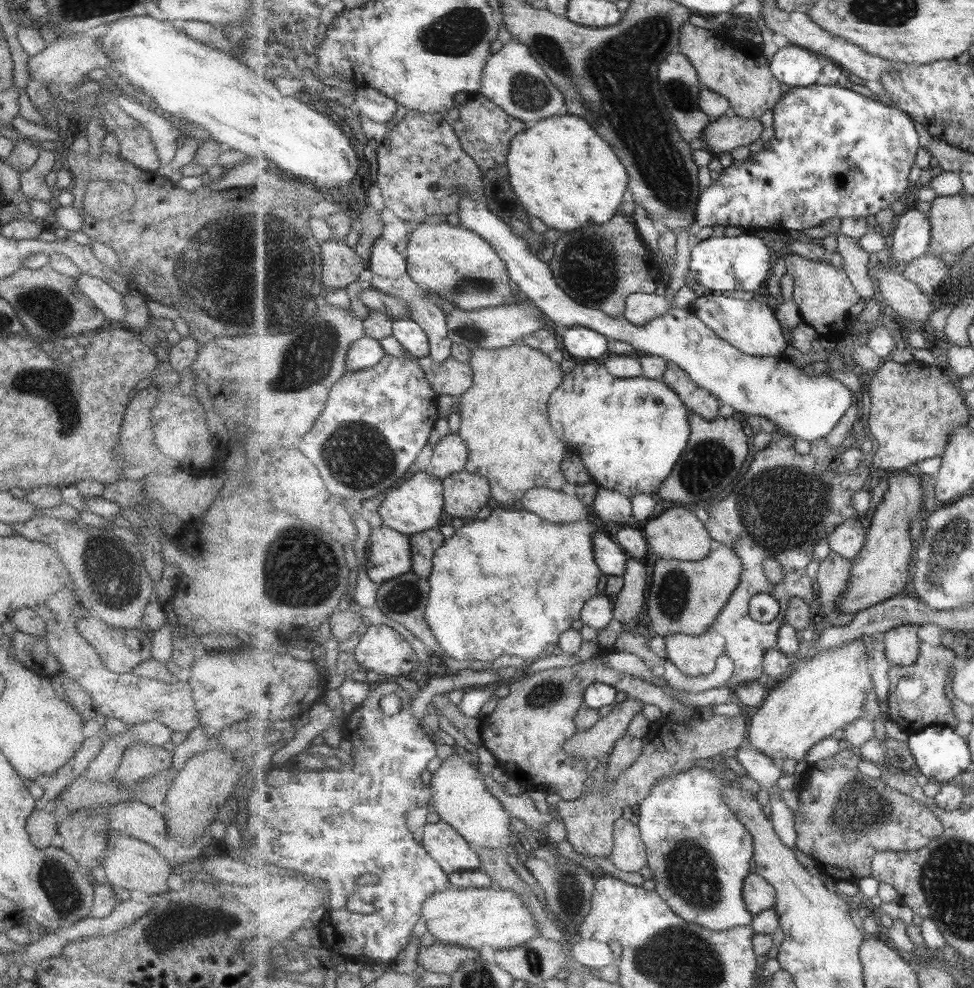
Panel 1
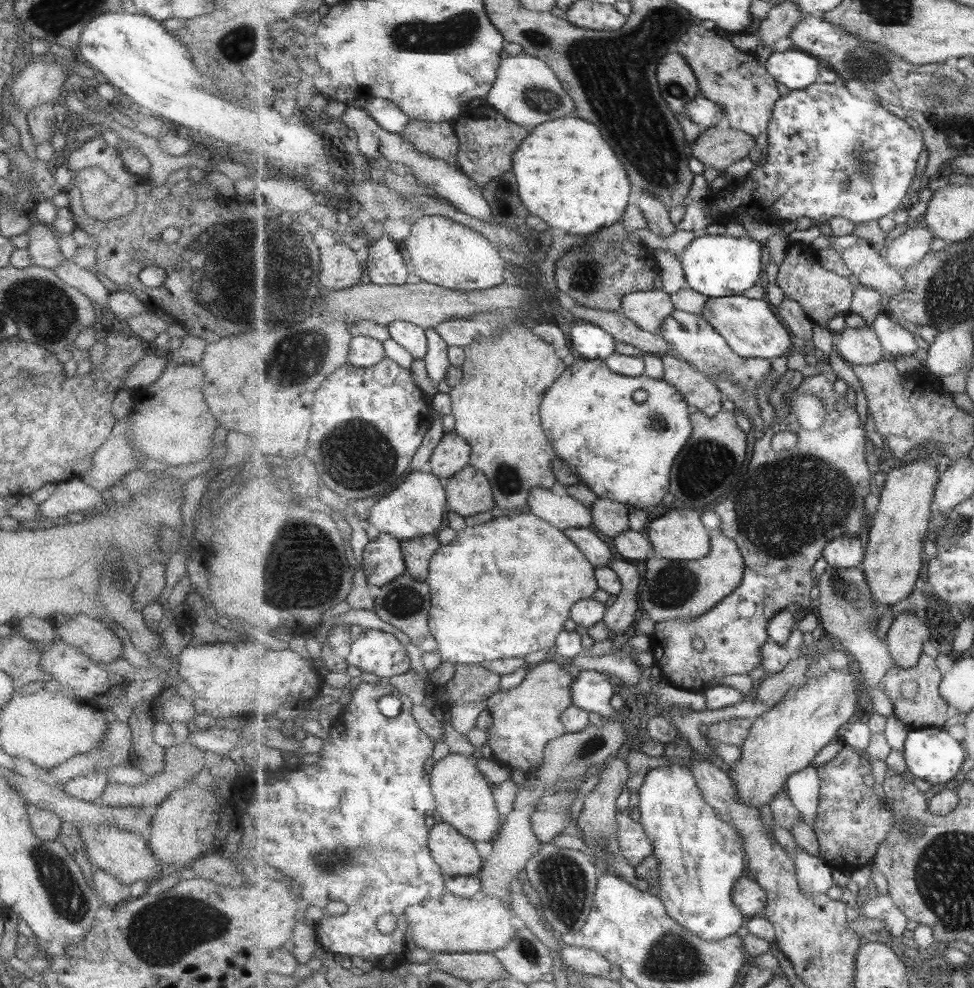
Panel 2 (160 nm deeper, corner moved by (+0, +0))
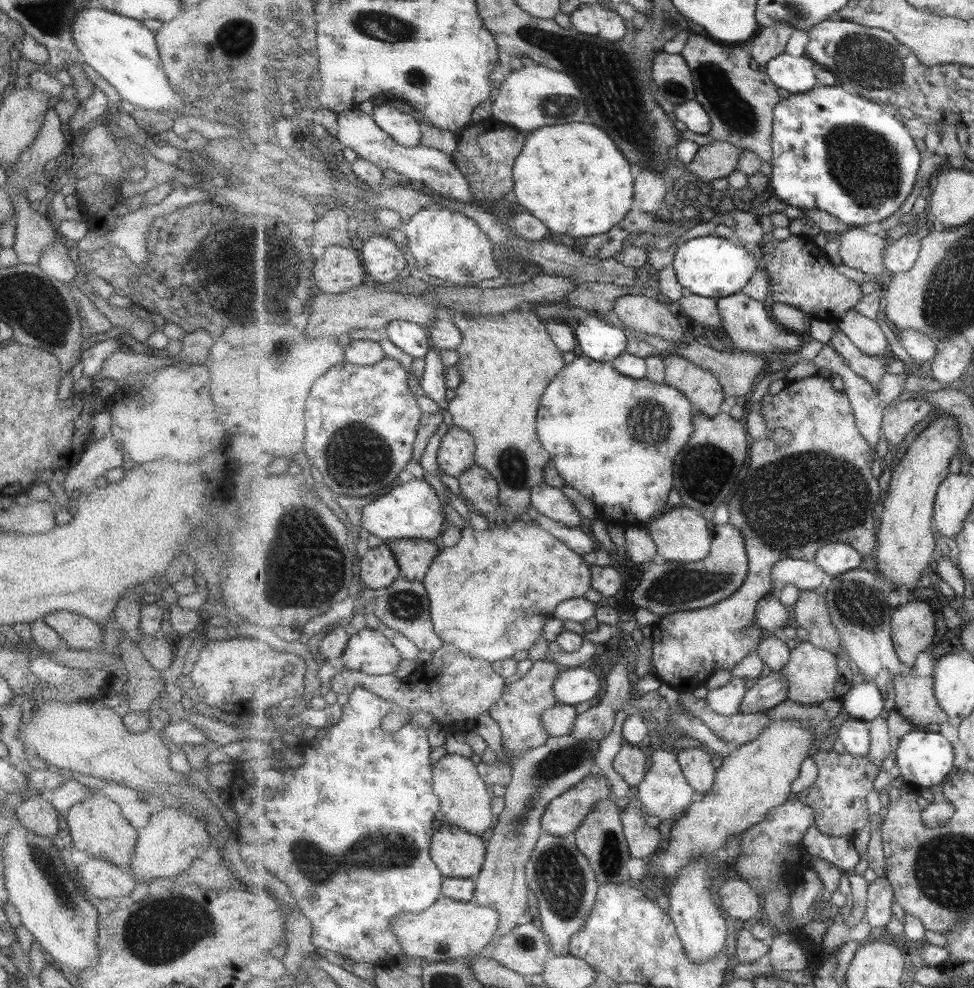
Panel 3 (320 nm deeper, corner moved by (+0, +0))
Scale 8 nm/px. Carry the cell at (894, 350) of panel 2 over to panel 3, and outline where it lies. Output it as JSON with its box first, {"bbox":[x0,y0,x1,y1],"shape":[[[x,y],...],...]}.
{"bbox":[893,329,938,365],"shape":[[[893,329],[893,331],[896,339],[914,362],[922,365],[925,362],[932,364],[935,361],[938,343],[931,336],[914,329],[898,332]]]}

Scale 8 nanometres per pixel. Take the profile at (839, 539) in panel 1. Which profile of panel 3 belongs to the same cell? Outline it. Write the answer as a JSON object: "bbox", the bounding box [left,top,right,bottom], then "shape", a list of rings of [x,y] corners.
{"bbox":[815,542,863,579],"shape":[[[837,542],[829,543],[819,549],[815,561],[830,579],[844,572],[861,568],[863,555],[850,544]]]}

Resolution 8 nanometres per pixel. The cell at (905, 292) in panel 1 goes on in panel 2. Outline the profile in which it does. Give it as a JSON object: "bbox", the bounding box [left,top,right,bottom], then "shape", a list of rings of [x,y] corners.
{"bbox":[841,239,905,297],"shape":[[[861,239],[841,252],[846,266],[861,284],[892,297],[905,286],[901,271],[894,269],[884,257],[883,248],[875,241]]]}

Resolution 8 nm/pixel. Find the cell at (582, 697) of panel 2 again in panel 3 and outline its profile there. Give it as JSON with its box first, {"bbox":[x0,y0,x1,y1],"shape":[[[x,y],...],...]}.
{"bbox":[554,667,601,706],"shape":[[[581,667],[563,668],[554,682],[554,691],[559,703],[577,706],[589,702],[601,690],[601,675]]]}

